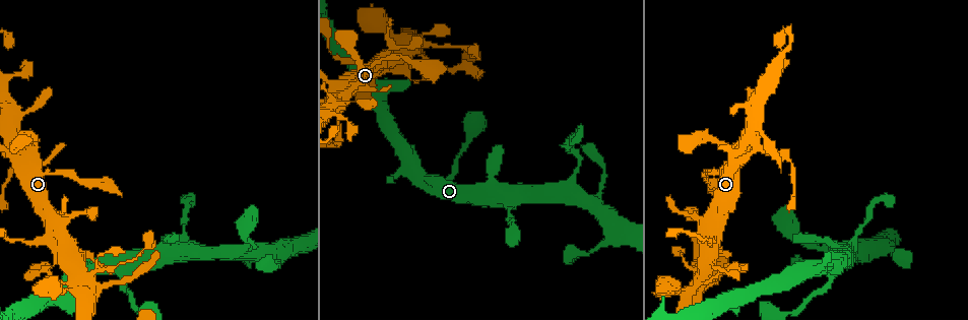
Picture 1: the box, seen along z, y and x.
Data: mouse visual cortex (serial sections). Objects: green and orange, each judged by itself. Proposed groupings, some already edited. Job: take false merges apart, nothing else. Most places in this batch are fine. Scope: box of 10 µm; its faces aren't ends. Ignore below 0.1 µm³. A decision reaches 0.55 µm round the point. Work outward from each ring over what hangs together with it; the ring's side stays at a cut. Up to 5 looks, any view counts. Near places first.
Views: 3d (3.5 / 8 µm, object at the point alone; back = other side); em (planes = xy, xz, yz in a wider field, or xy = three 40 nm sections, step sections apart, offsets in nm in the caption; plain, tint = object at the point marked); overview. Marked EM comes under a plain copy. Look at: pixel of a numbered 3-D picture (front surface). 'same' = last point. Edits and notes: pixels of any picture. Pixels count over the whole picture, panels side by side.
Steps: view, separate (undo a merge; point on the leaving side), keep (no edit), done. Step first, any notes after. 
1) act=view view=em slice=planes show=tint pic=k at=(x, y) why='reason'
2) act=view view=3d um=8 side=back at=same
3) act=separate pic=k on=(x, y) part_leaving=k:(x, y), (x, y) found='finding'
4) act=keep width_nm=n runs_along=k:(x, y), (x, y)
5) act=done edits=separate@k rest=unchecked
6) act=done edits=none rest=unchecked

act=view view=3d um=3.5 pic=1 at=(339, 106) why='abrupt turn'

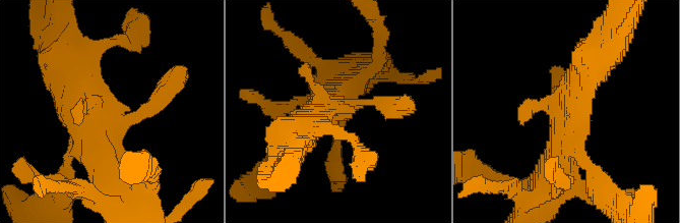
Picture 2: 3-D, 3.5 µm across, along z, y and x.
act=view view=em slice=xy step=5 show=tint pic=2 at=(563, 123) why='now the EM'

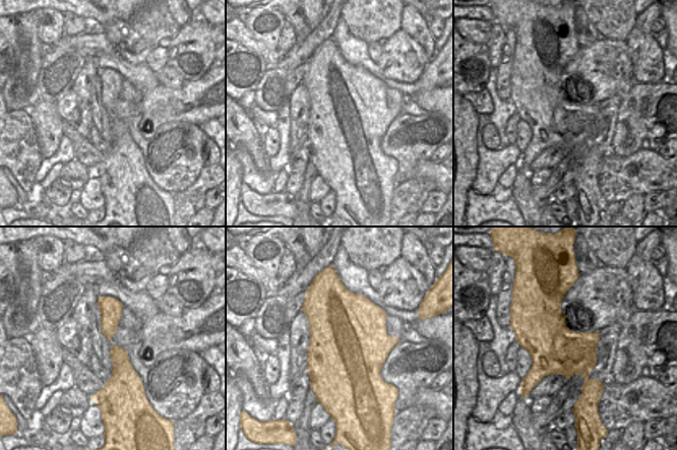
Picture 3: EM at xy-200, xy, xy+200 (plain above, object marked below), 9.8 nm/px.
act=view view=em slice=xy step=3 show=tint at=same

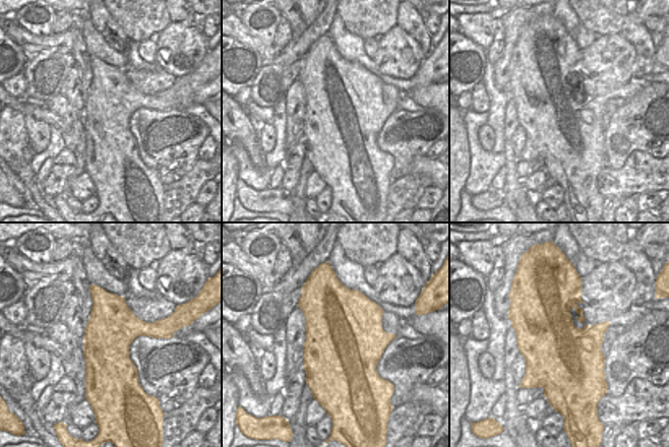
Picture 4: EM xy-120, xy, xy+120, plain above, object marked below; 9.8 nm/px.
act=keep runs_along=2:(114, 181), (99, 134), (167, 88) found='one cell here'

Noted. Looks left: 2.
act=view view=3d um=3.5 pic=1 at=(56, 228) why='a fork'

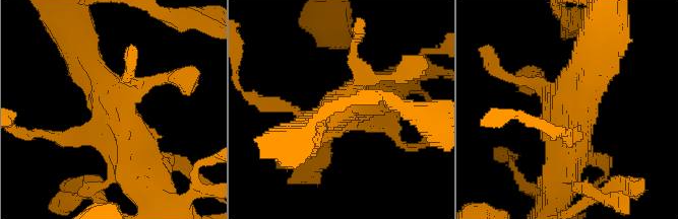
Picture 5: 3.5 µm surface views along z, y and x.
act=view view=em slice=xy step=2 show=tint pic=5 at=(567, 109)

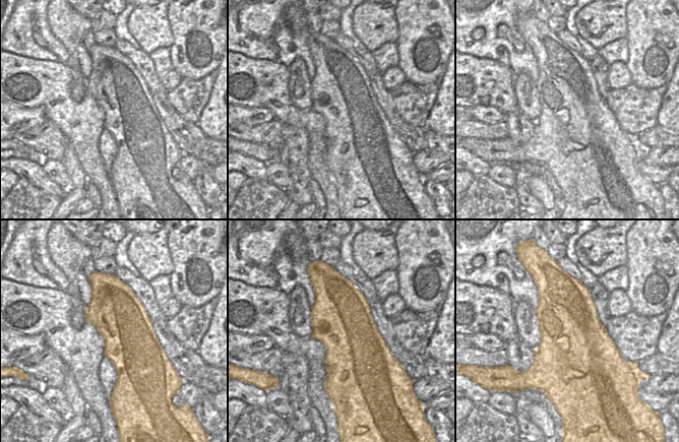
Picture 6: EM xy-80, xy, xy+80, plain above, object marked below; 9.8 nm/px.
act=keep width_nm=600 runs_along=5:(83, 58), (136, 175) found='one cell here'

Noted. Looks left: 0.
act=done edits=none rest=unchecked

